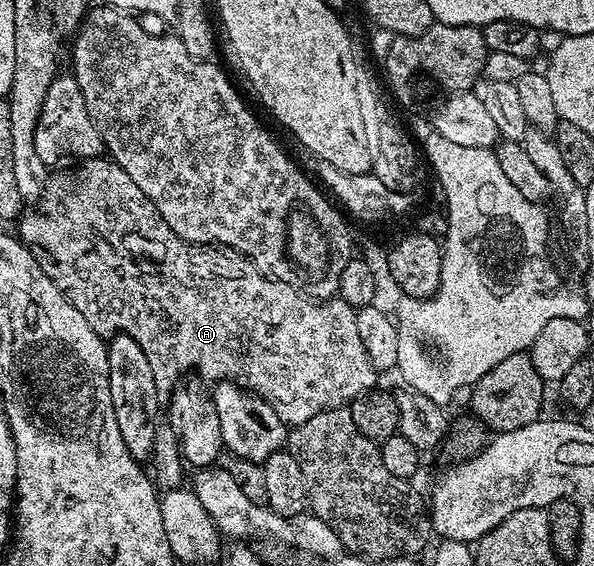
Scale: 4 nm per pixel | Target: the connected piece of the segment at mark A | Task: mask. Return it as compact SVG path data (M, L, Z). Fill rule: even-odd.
M111 158L85 159L73 172L53 171L48 178L48 184L44 188L44 195L39 201L40 212L25 211L19 217L20 232L19 239L23 240L29 248L35 250L42 257L40 265L45 274L58 286L58 290L90 322L90 326L102 338L111 338L117 334L123 334L134 338L138 346L142 346L142 354L150 361L150 370L154 370L154 382L158 386L161 397L171 397L172 389L176 387L183 372L191 368L197 368L199 379L204 382L219 382L230 380L234 384L247 388L249 392L265 400L270 406L274 406L274 414L282 418L282 422L289 426L295 426L314 418L314 414L327 412L330 408L342 408L351 405L356 397L363 392L371 392L377 387L376 379L378 373L375 366L366 356L366 346L362 346L362 337L358 335L358 322L356 321L357 309L348 305L345 300L333 298L327 302L321 302L311 296L299 292L294 286L290 286L281 280L274 280L259 272L252 261L219 246L205 246L202 244L190 244L183 240L158 214L154 202L138 190L138 182L122 170L115 160Z

